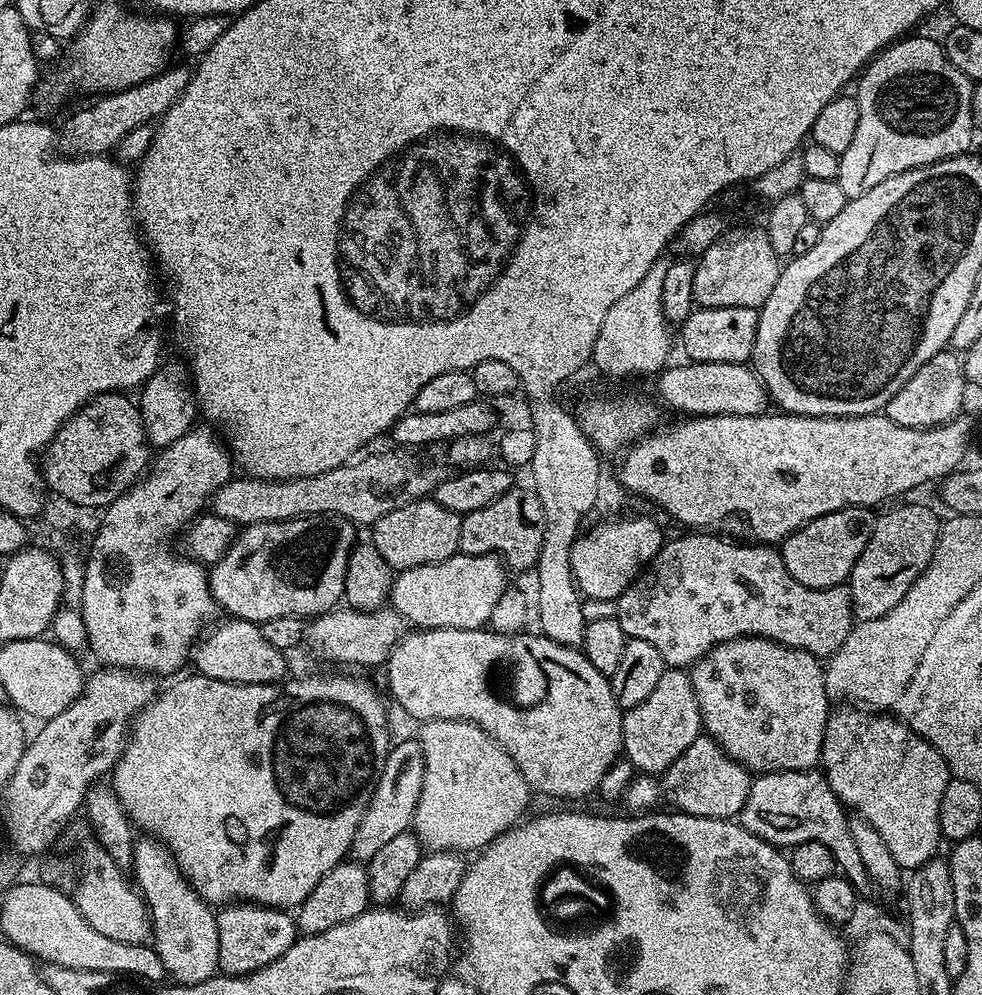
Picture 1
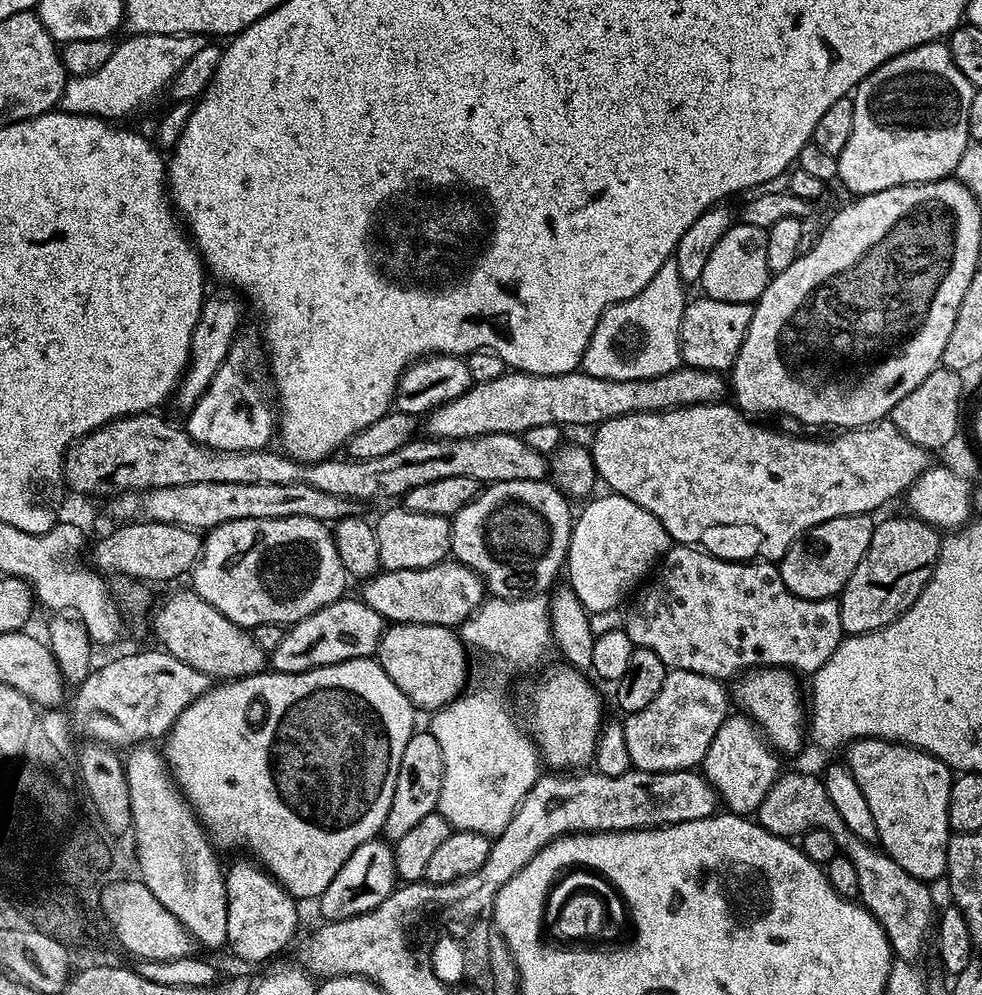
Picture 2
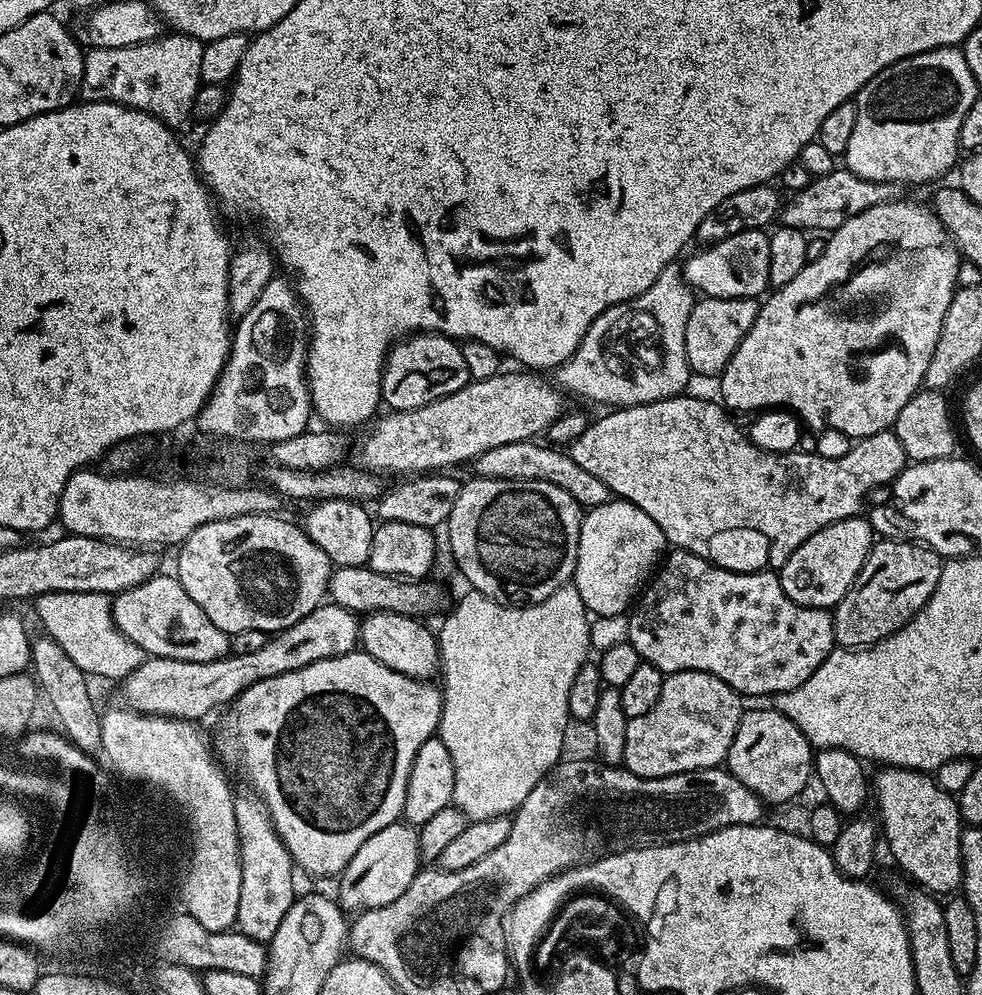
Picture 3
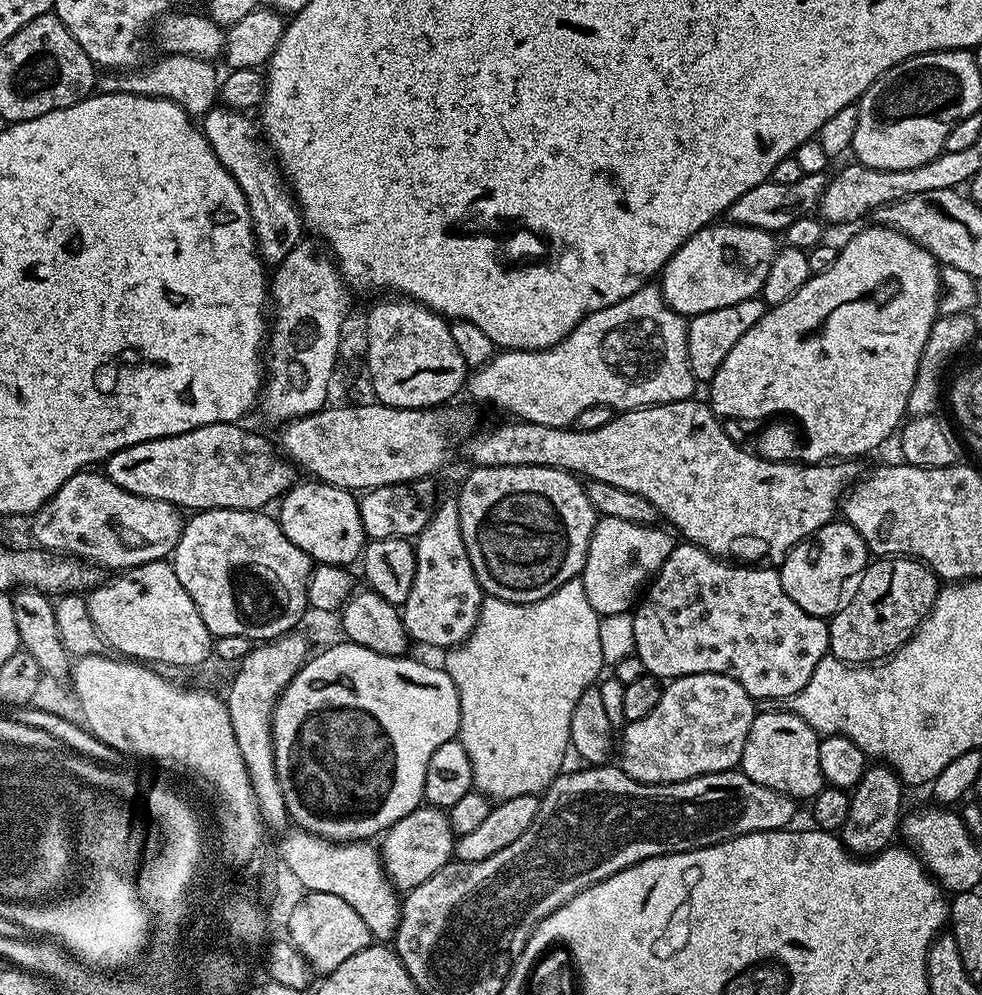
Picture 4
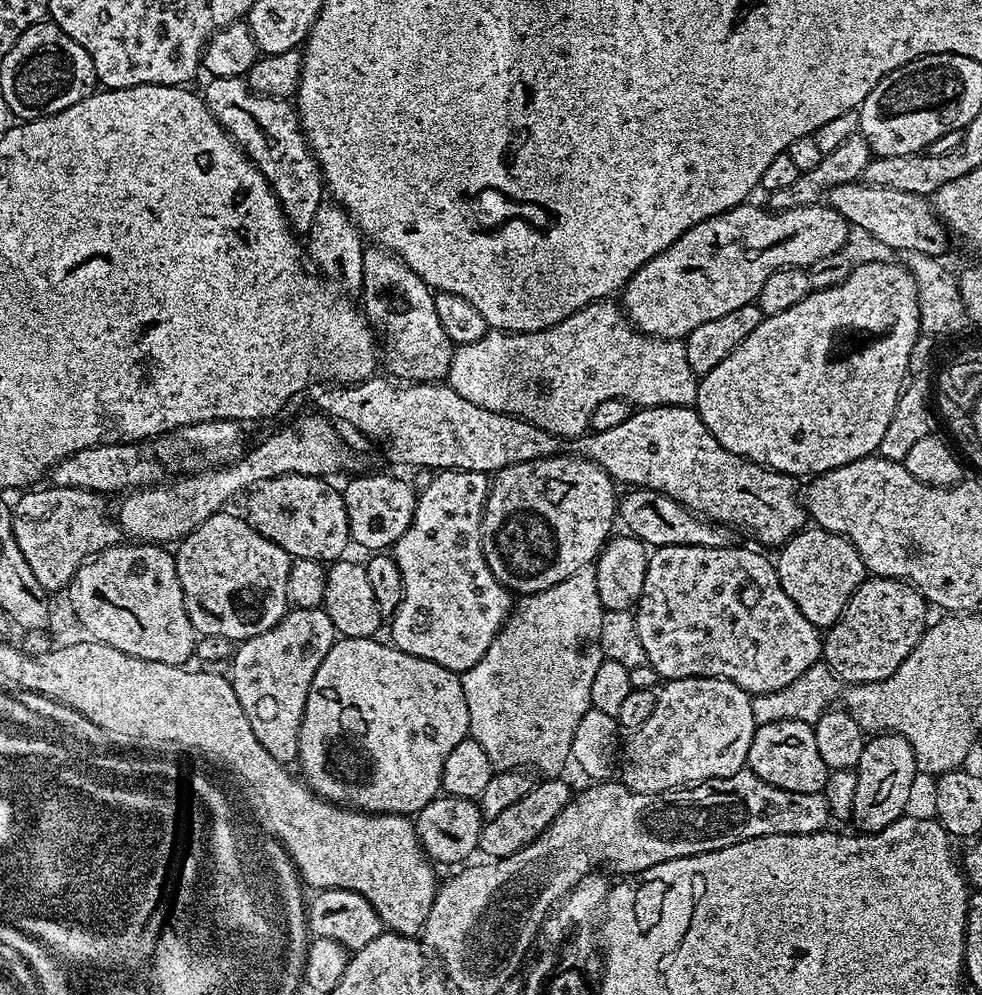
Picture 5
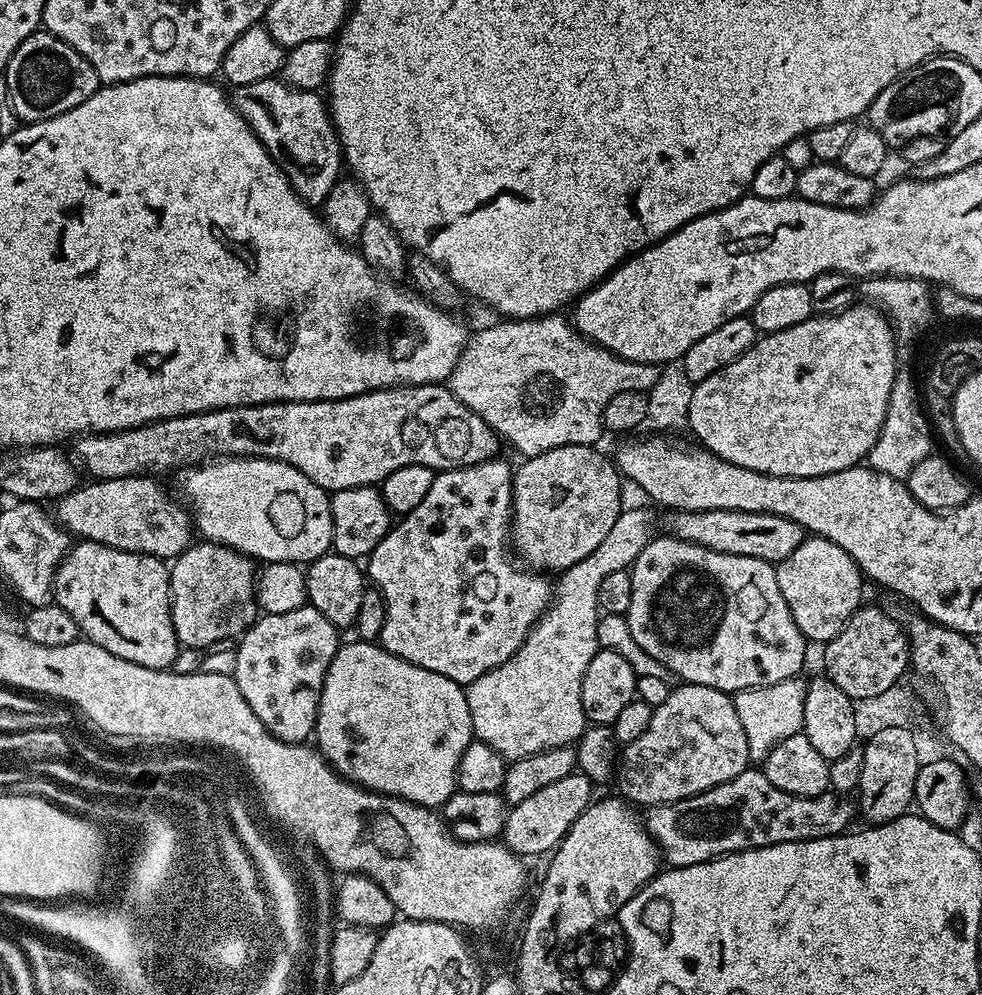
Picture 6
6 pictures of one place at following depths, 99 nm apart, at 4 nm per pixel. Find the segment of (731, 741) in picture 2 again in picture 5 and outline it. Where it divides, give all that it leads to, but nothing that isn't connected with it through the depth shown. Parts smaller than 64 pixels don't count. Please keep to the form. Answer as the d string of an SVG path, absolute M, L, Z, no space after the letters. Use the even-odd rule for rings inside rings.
M797 720L759 725L750 742L747 767L770 786L798 794L823 792L830 771L826 762L822 762L822 754L818 754L815 727Z

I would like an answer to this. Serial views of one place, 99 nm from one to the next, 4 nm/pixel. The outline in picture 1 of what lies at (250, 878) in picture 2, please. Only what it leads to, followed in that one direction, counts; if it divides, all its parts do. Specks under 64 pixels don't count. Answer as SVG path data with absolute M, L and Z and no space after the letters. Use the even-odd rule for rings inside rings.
M233 902L216 912L218 922L219 971L225 976L248 976L270 962L282 958L298 939L298 924L291 911L268 908L264 904Z

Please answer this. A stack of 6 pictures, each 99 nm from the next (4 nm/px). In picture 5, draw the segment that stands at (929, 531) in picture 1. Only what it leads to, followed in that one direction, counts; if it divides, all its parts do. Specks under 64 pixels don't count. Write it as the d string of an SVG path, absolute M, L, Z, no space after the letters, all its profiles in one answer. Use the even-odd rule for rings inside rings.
M872 576L865 578L856 587L856 593L848 599L848 604L842 610L842 614L832 623L822 636L822 660L831 668L845 685L873 684L882 682L906 662L910 650L922 638L925 628L929 627L928 611L930 605L925 600L924 595L912 584L907 584L904 580L895 580L885 576Z

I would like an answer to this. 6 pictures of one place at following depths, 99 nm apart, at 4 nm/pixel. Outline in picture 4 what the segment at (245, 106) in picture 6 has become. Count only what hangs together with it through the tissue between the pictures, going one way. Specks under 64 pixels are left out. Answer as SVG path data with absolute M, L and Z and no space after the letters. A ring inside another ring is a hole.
M214 106L202 117L202 131L214 154L238 182L246 198L260 259L265 265L275 266L300 243L306 225L296 197L284 173L280 171L280 165L274 159L259 123L253 117L251 120L250 116L238 109Z

